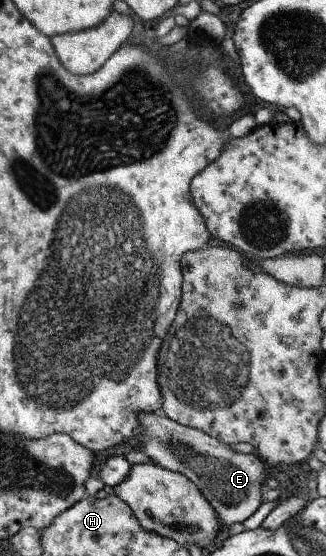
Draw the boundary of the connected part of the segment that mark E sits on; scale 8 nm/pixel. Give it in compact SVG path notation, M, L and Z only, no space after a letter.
M162 412L139 413L137 419L143 427L143 433L137 439L143 442L141 451L146 453L155 463L167 470L185 475L191 483L195 483L201 495L215 509L219 520L231 526L234 523L243 524L249 517L249 509L261 506L261 488L263 480L263 461L253 454L235 453L229 445L221 444L215 437L174 423Z

